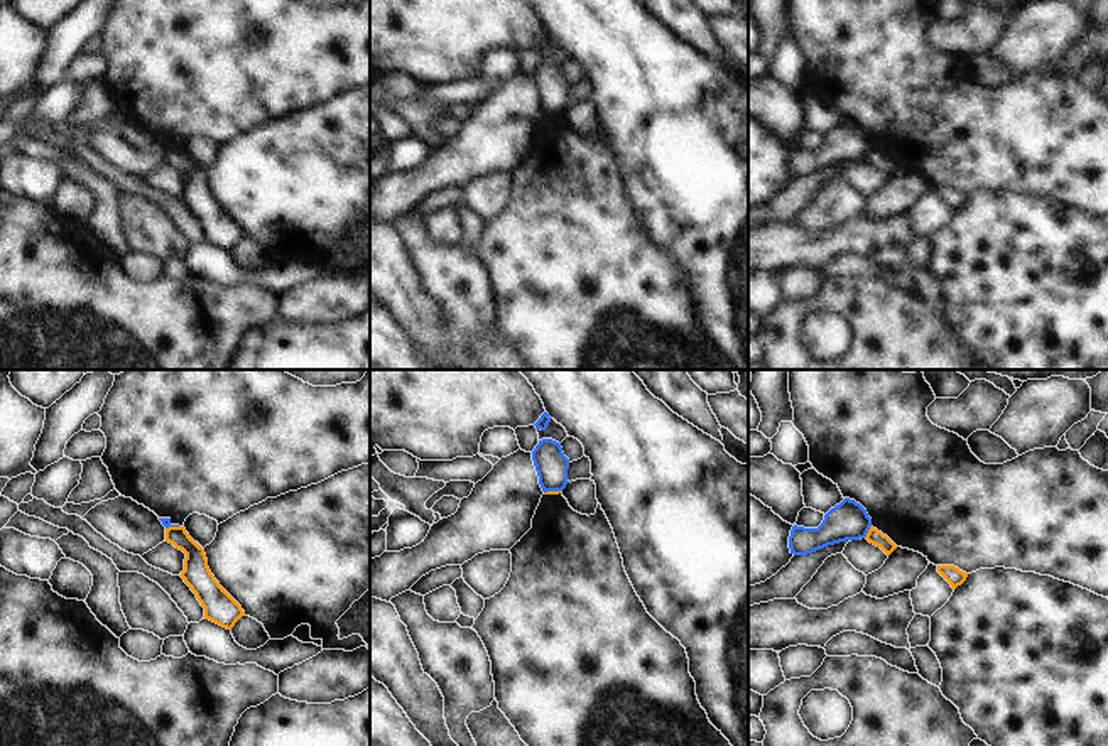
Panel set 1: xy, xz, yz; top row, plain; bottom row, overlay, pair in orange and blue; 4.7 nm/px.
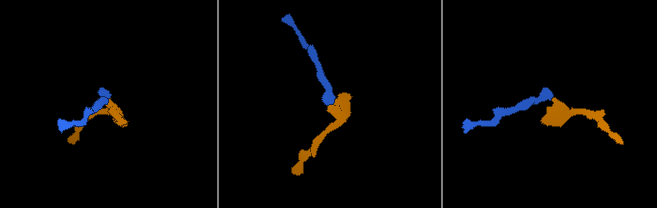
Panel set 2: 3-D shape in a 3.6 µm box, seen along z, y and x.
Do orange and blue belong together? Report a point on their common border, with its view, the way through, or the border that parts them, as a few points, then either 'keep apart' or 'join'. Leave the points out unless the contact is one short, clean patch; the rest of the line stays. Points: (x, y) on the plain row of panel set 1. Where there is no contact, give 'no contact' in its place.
meets orange in yz at (869, 154); border along yz (870, 147), (863, 159); keep apart

